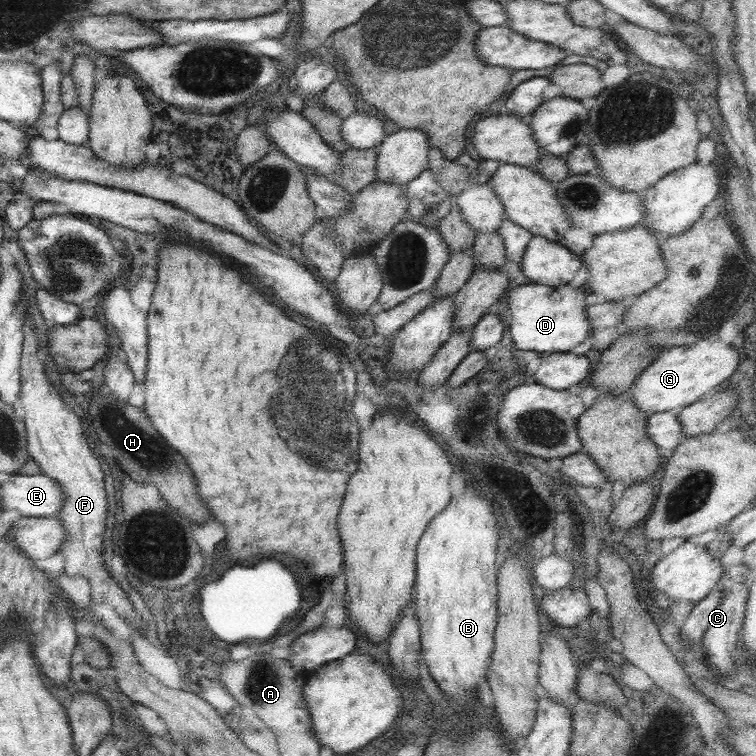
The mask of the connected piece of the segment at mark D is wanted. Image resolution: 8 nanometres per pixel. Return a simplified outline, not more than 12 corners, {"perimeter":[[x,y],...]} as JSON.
{"perimeter":[[514,286],[517,350],[564,353],[591,333],[585,286]]}

